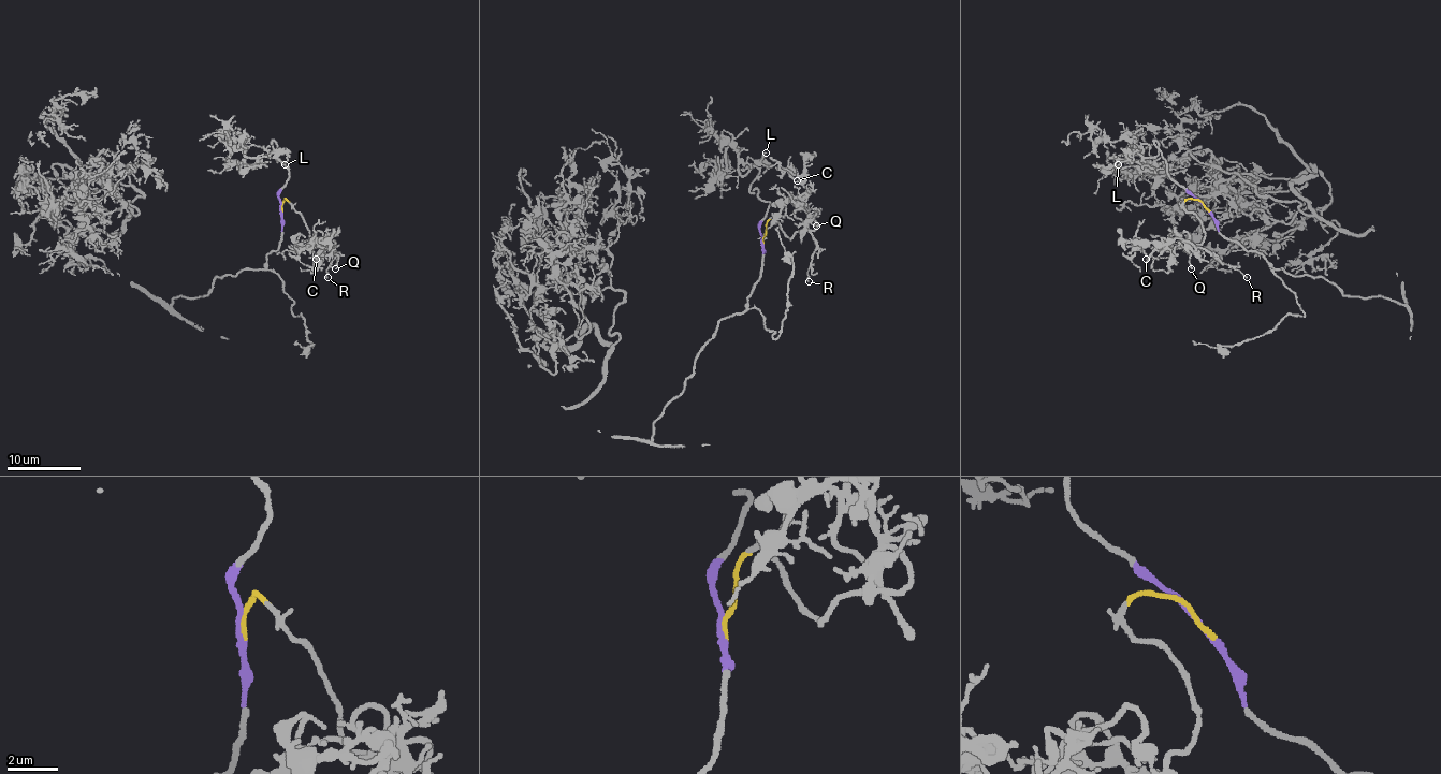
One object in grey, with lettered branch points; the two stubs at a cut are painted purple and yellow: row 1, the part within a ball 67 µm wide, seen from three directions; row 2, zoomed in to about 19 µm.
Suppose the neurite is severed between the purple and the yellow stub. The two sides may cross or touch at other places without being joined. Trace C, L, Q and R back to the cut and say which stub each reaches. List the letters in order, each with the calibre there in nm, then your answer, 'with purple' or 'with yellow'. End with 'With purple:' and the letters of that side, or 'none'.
C: calibre 130 nm; with yellow
L: calibre 130 nm; with purple
Q: calibre 120 nm; with yellow
R: calibre 130 nm; with yellow
With purple: L

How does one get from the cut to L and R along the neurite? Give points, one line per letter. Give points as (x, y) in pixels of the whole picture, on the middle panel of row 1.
L: (761, 239), (759, 221), (770, 201), (762, 201), (757, 190), (754, 192), (750, 187), (767, 151)
R: (762, 239), (770, 218), (790, 239), (799, 231), (806, 231), (816, 245), (806, 273), (809, 282)

